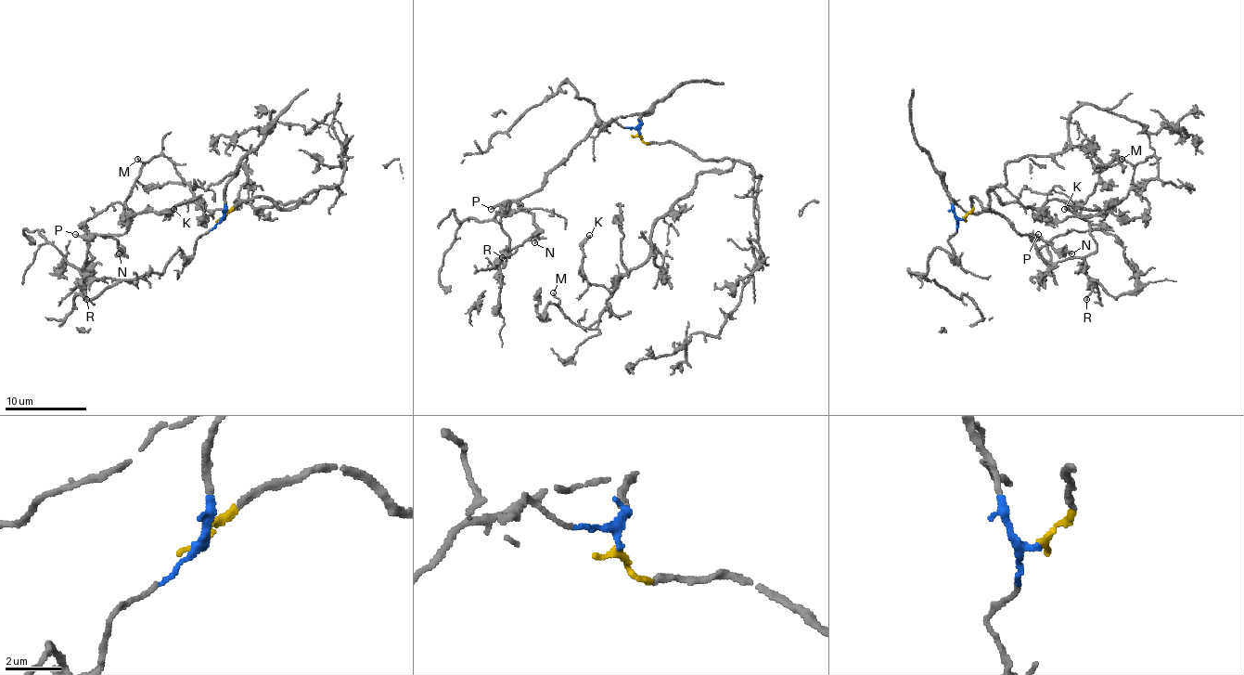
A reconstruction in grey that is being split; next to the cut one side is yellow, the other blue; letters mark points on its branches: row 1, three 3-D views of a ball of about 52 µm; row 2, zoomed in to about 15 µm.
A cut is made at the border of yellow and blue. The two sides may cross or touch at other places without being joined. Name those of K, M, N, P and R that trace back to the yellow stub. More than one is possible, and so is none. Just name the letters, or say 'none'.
K, M

